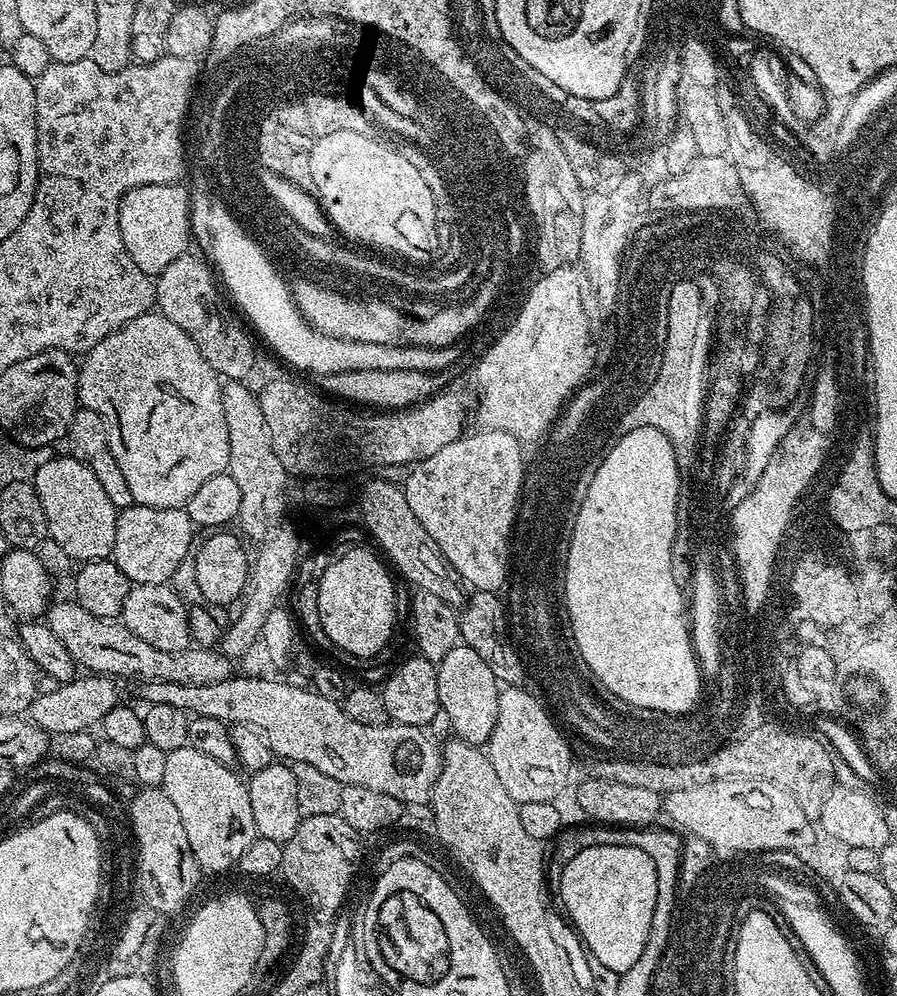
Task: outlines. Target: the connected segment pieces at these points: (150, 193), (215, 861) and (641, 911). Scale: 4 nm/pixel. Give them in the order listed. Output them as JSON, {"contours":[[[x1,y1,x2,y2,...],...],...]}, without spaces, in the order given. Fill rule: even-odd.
{"contours":[[[183,183,138,186,127,192,120,203,120,225,128,253,138,262,138,270,153,278,185,255,188,243,193,243,192,201,184,187]],[[179,748,168,753,166,758,166,778,162,785,164,793,174,802,178,814,182,817,182,827,186,836,191,837,192,847,196,848,197,857,205,868,224,868,227,865,236,868,246,850,257,839,254,826,254,806,250,806,250,794,247,783,229,765,214,762,210,754,202,754,202,750]],[[631,844,630,846,594,846,590,850,582,850,578,854,574,854,574,858,570,858,570,862,564,867,563,874,558,878,560,884,560,900,564,903,564,908,568,911,568,916,572,919,572,924,576,927,576,932,581,936,582,944,587,949,587,954,601,969,606,965,612,965,612,968,628,968,629,964,637,961,637,952,640,952,641,944,649,942,647,934,649,933,648,918,651,916,652,900,655,895,655,881,653,875,656,873,654,862,650,858,650,854,646,854,642,850,638,850]]]}

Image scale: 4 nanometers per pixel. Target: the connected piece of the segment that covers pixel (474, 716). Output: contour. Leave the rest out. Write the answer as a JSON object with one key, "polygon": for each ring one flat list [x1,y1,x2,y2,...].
{"polygon":[[459,646,442,658,436,669,436,677,440,706,443,715,448,715,448,720,456,731,453,733,467,744,487,745,498,718,502,691,491,666,482,658,482,654,467,646]]}

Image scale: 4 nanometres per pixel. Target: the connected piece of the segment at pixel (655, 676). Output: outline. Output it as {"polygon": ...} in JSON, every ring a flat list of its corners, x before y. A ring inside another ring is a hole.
{"polygon":[[640,428,636,432,628,433,621,438,613,449,610,456,602,462,601,468,594,476,594,480,589,486,590,498,589,506,580,516,579,527,576,530,575,547,572,548,571,571,568,572,570,578,571,599,567,606,567,623,572,630,572,636,579,638,580,647,584,649,584,656,591,660,592,667,603,676,605,684,609,688,616,689,621,696,628,697,638,704,651,705,655,708,672,709,679,711,688,708,689,704,696,698,697,681,702,677,700,664,696,661,696,652,692,649,692,636,688,633,688,622,690,626,690,612,684,609,684,598,686,602,686,592,680,589,680,584,676,581,676,572,672,569,672,558,674,559,674,549,678,543,678,531,675,528,675,516,677,508,680,507,680,495,682,479,680,480,680,468,676,465,677,449,668,434,662,429]]}

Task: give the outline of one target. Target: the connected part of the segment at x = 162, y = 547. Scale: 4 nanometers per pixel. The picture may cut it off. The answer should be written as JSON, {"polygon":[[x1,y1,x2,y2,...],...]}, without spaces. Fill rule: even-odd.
{"polygon":[[134,502,128,508,117,511,114,550,110,558,133,585,167,585,174,570,178,570,178,566,189,559,193,551,192,532,194,525,184,508,155,508]]}

